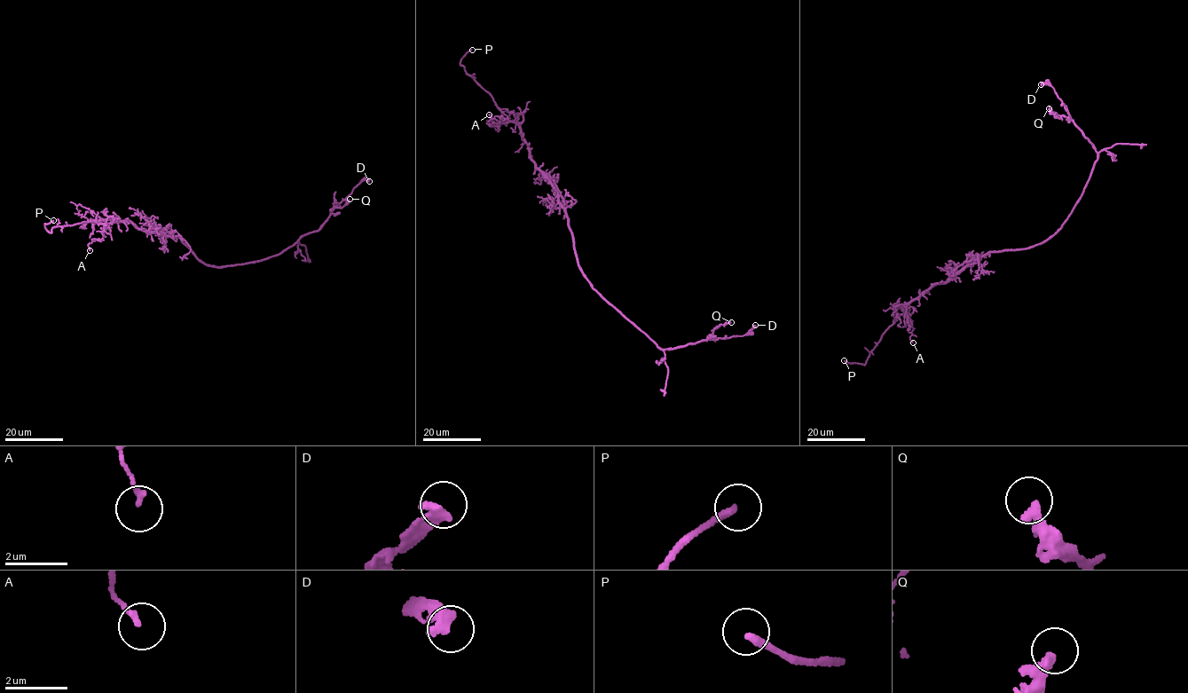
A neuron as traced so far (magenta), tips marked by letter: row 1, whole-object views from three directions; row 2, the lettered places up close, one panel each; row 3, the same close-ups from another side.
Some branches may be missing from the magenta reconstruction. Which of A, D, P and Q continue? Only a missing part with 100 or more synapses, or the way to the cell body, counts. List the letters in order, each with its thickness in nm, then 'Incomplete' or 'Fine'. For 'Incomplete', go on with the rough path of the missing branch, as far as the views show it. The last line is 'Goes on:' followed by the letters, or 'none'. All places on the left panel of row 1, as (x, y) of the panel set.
A: Thickness 160 nm. Fine
D: Thickness 400 nm. Fine
P: Thickness 240 nm. Incomplete. Course of what is missing: (53, 220), (67, 213), (80, 191), (91, 185), (99, 175), (111, 172)
Q: Thickness 360 nm. Fine
Goes on: P

